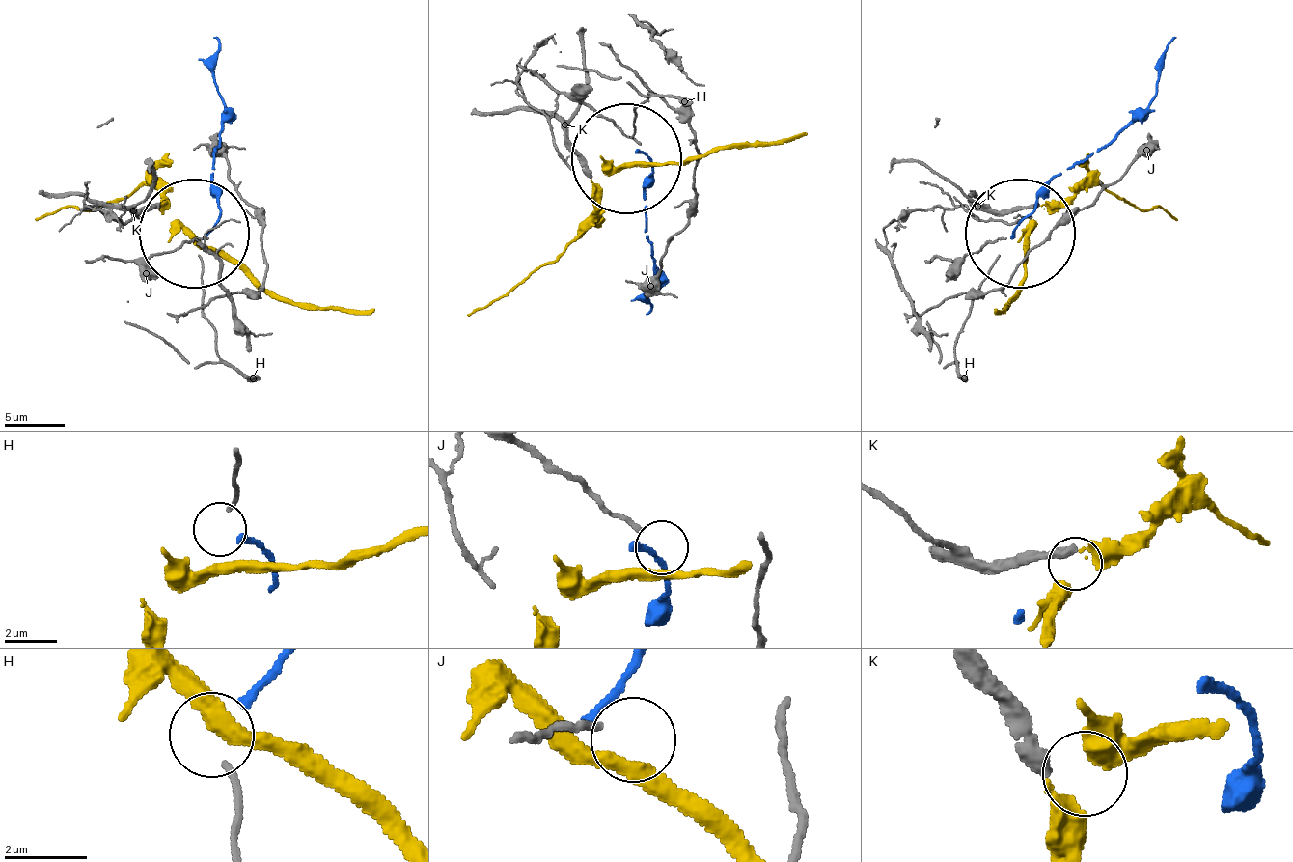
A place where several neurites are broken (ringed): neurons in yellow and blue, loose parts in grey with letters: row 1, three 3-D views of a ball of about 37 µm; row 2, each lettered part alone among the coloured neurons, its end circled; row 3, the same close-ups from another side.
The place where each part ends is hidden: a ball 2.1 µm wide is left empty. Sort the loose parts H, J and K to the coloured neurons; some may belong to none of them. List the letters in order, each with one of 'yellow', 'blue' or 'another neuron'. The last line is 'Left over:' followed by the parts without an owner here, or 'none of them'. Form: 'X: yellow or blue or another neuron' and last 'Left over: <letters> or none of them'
H: blue
J: another neuron
K: yellow
Left over: J

